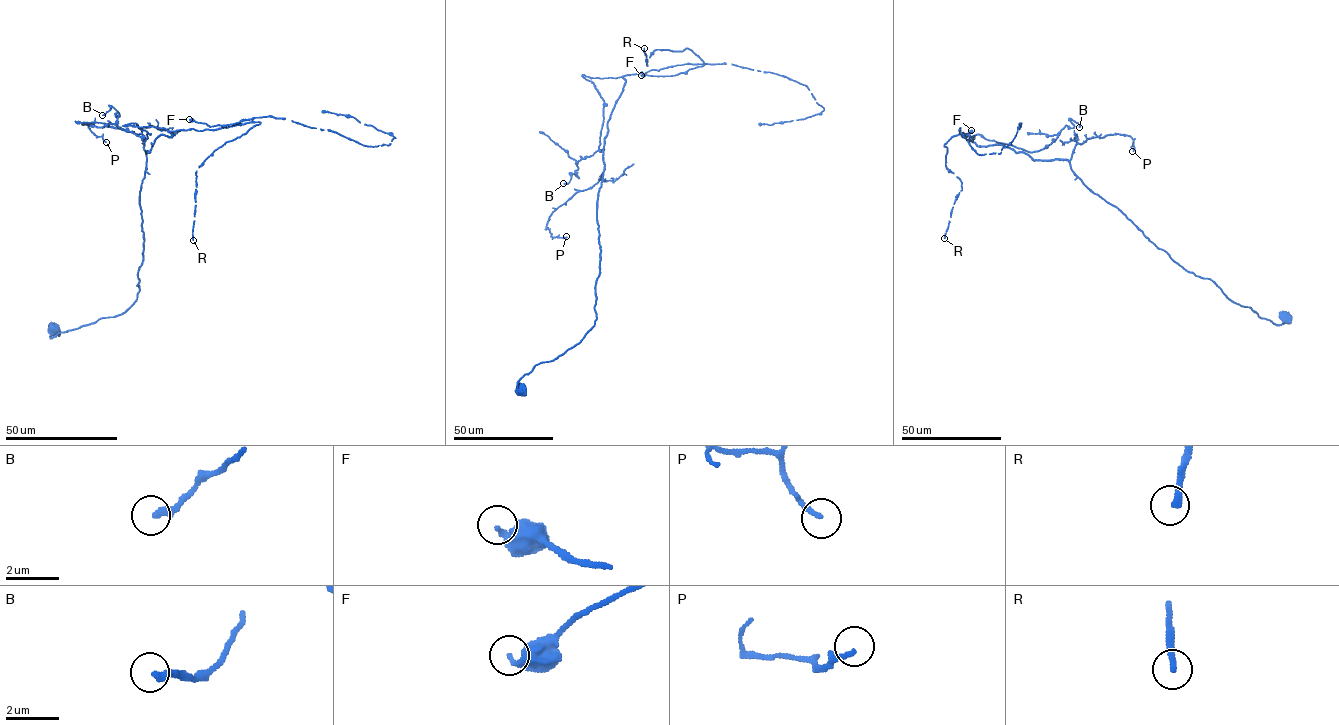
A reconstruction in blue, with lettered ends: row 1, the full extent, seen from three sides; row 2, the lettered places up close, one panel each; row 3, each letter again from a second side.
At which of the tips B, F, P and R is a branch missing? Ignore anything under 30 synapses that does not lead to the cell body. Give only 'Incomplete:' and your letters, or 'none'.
Incomplete: R

